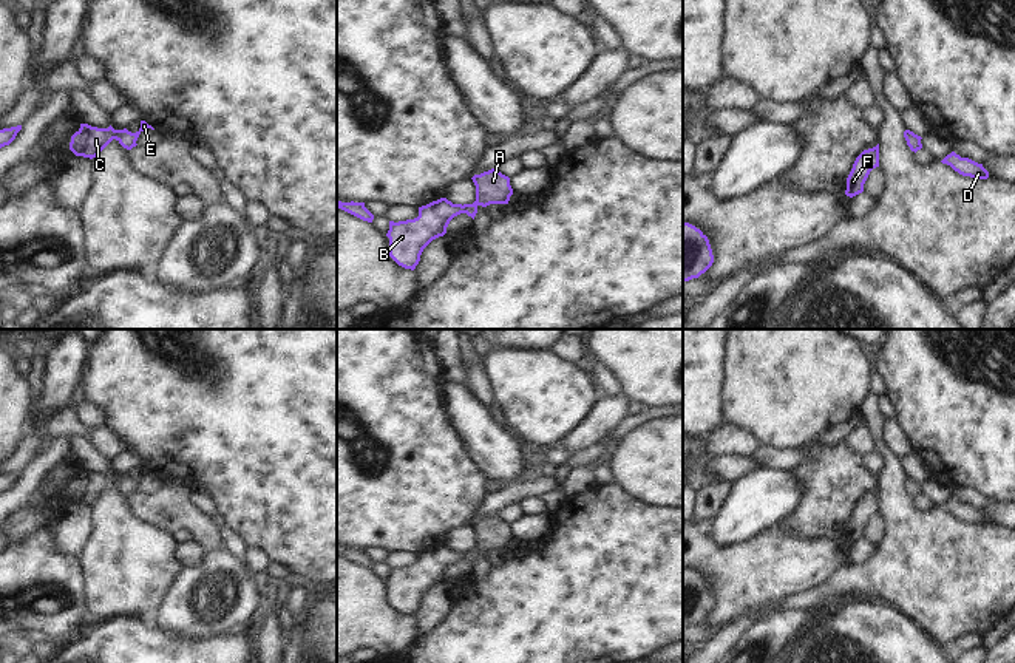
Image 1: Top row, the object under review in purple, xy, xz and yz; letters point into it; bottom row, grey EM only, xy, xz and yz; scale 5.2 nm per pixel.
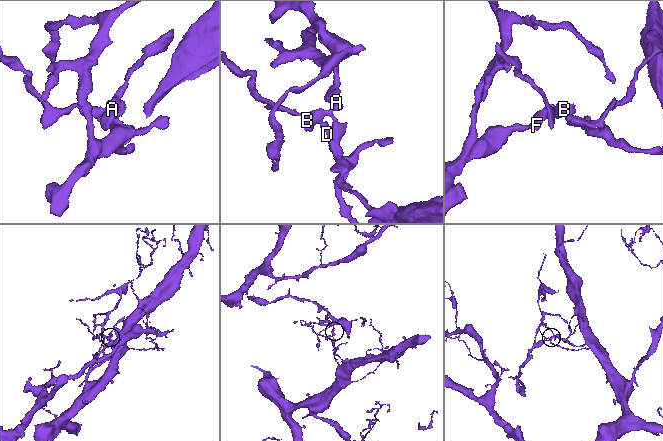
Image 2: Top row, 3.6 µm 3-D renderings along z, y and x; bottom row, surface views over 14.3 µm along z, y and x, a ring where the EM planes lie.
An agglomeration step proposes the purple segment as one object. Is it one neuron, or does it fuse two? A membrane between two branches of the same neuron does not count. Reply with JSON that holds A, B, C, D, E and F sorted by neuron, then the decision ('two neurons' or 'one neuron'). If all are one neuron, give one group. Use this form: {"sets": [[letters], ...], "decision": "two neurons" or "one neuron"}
{"sets": [["A", "E", "F"], ["B", "C", "D"]], "decision": "two neurons"}

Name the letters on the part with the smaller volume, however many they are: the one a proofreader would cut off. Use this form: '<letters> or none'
A, E, F.

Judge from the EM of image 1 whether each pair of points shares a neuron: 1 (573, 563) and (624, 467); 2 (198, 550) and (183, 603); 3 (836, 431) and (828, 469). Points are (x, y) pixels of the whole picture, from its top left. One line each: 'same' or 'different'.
1: different
2: different
3: different

